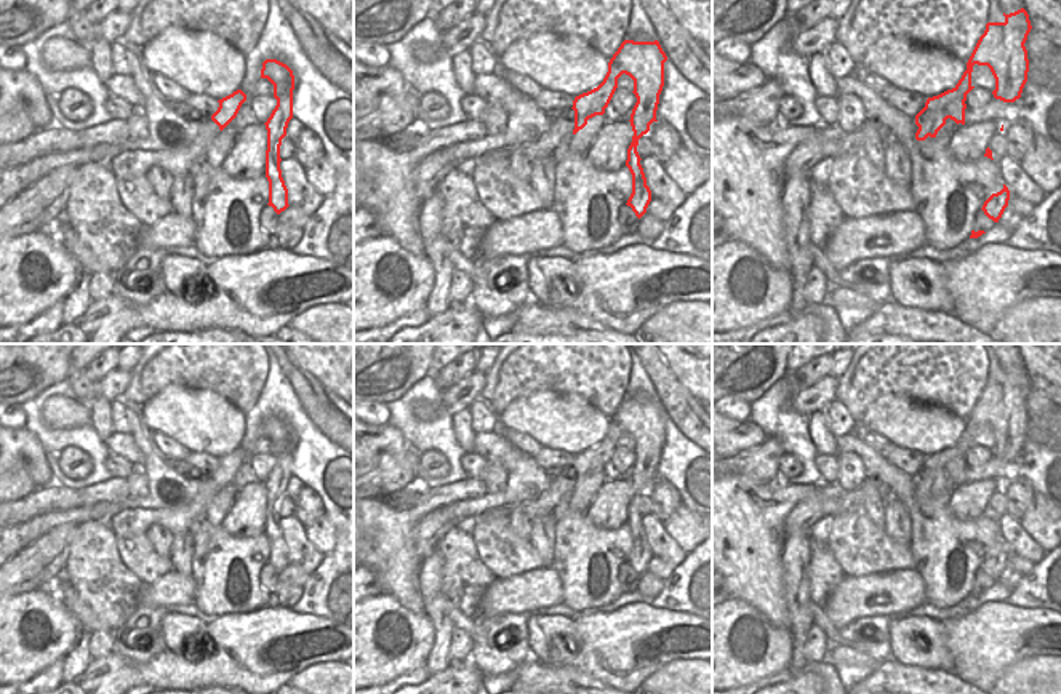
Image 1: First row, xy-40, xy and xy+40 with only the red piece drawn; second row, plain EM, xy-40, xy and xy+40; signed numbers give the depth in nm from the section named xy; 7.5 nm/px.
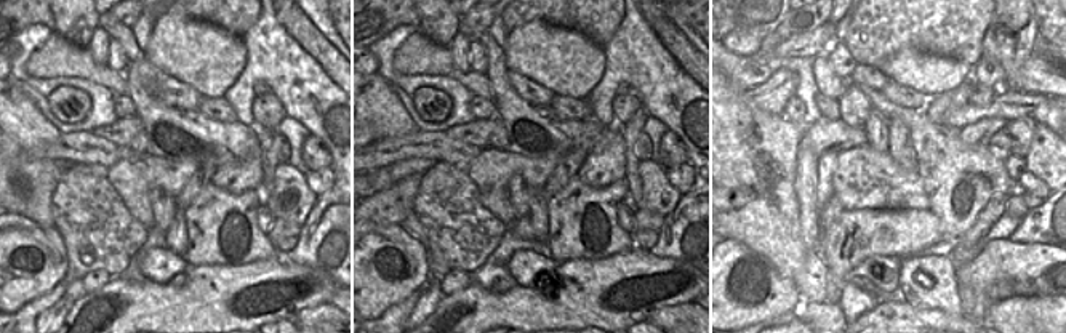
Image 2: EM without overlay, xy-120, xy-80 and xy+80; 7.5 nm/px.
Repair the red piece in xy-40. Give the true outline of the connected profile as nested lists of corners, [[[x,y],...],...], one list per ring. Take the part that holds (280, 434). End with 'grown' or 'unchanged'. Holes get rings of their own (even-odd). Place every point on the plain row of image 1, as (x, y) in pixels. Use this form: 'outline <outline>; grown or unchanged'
outline [[[266,417],[261,427],[261,437],[267,437],[274,443],[274,456],[277,464],[267,477],[267,509],[266,509],[266,536],[269,539],[269,564],[274,566],[277,572],[285,569],[288,563],[288,547],[282,536],[280,528],[280,504],[282,497],[286,494],[286,486],[293,477],[293,448],[294,433],[293,429],[277,419]]]; unchanged

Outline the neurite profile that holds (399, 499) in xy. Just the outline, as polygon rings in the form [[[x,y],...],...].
[[[410,483],[406,488],[398,491],[397,494],[389,496],[387,501],[390,501],[395,507],[402,507],[421,493],[424,493],[424,486]]]

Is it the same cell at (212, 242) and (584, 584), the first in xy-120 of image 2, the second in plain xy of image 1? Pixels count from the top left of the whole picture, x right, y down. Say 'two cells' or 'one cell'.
one cell

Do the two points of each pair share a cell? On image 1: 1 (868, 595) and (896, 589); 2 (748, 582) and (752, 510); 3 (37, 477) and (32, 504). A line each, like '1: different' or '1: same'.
1: same
2: same
3: different

